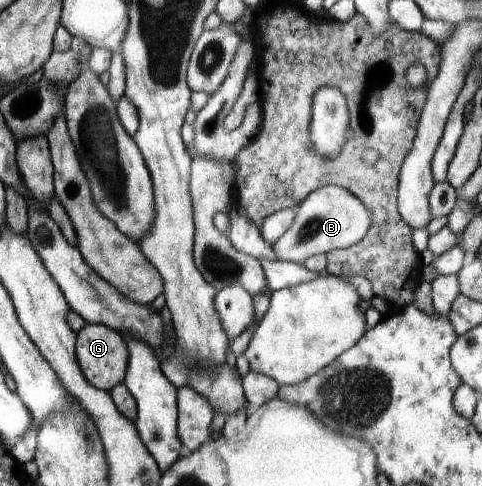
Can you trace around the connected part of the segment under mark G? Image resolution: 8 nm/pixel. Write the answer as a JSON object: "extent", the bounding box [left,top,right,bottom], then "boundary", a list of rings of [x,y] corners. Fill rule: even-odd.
{"extent":[76,323,129,392],"boundary":[[[86,323],[76,333],[76,355],[85,380],[93,388],[109,392],[112,388],[124,382],[125,375],[127,374],[129,352],[124,336],[120,332],[102,324]]]}

